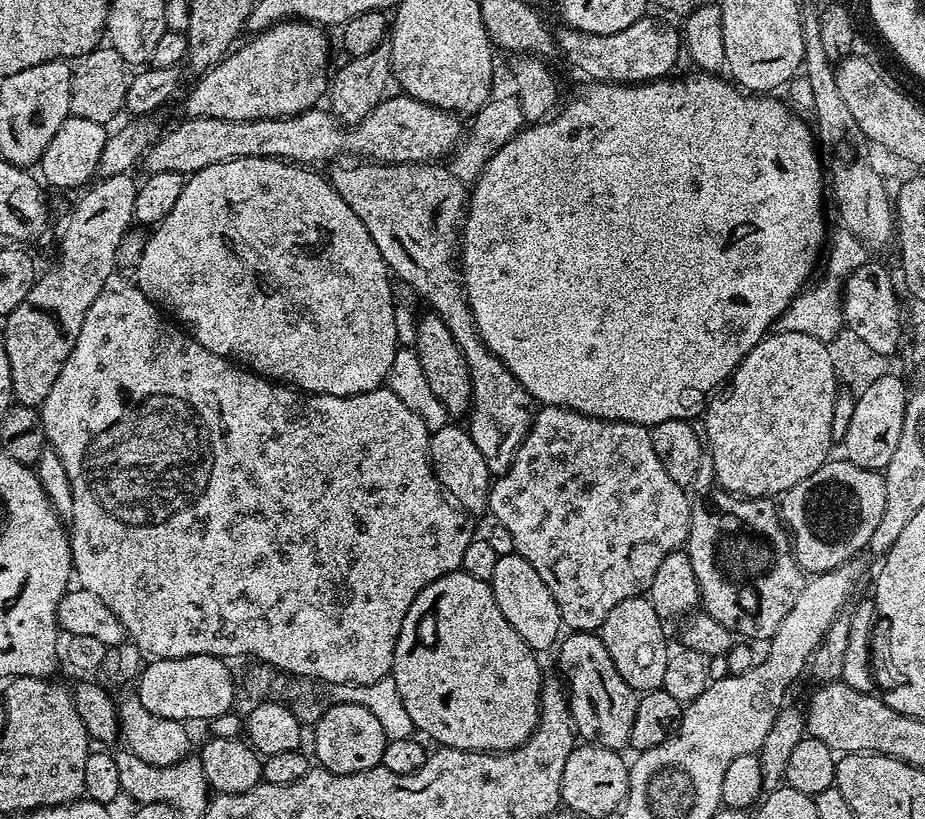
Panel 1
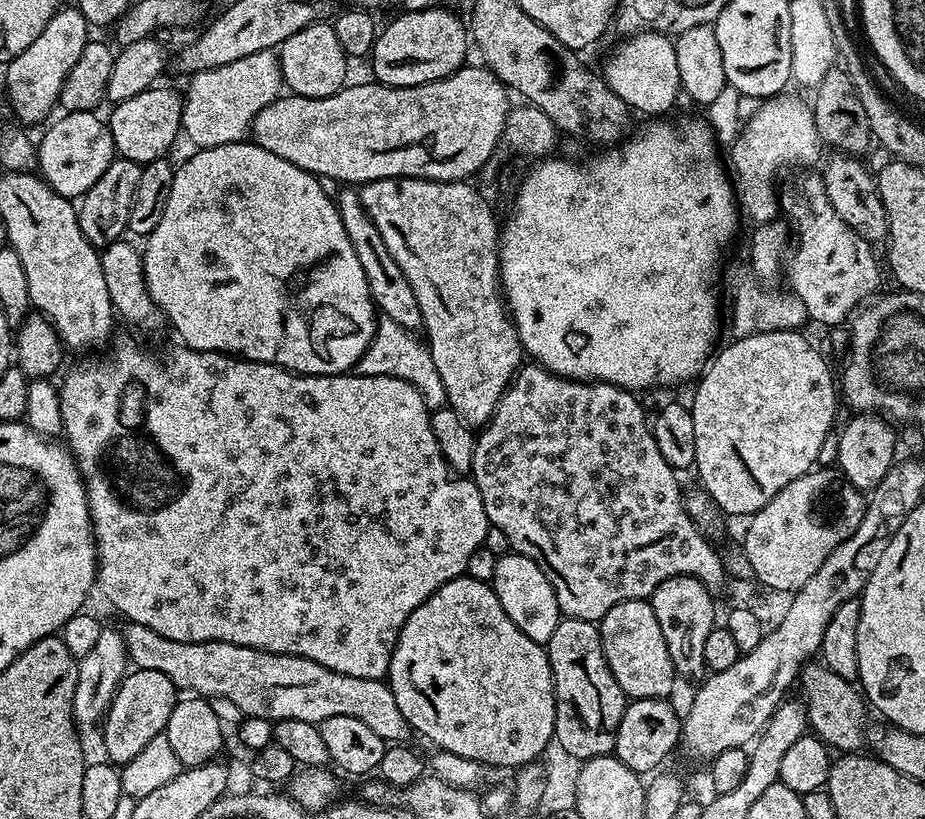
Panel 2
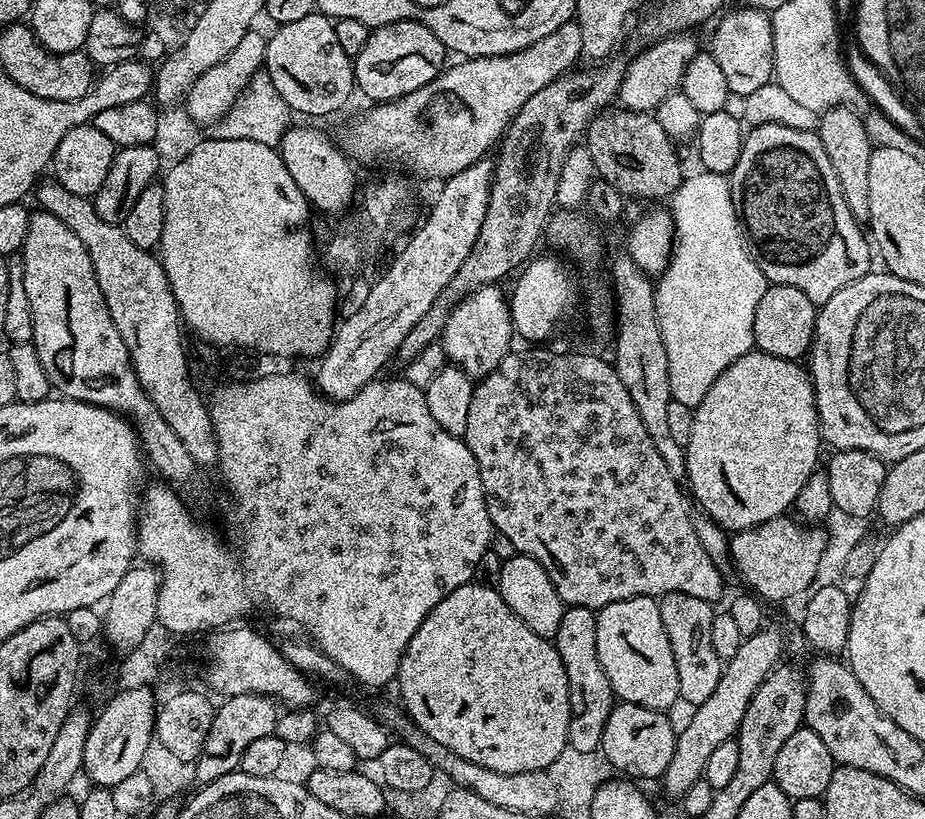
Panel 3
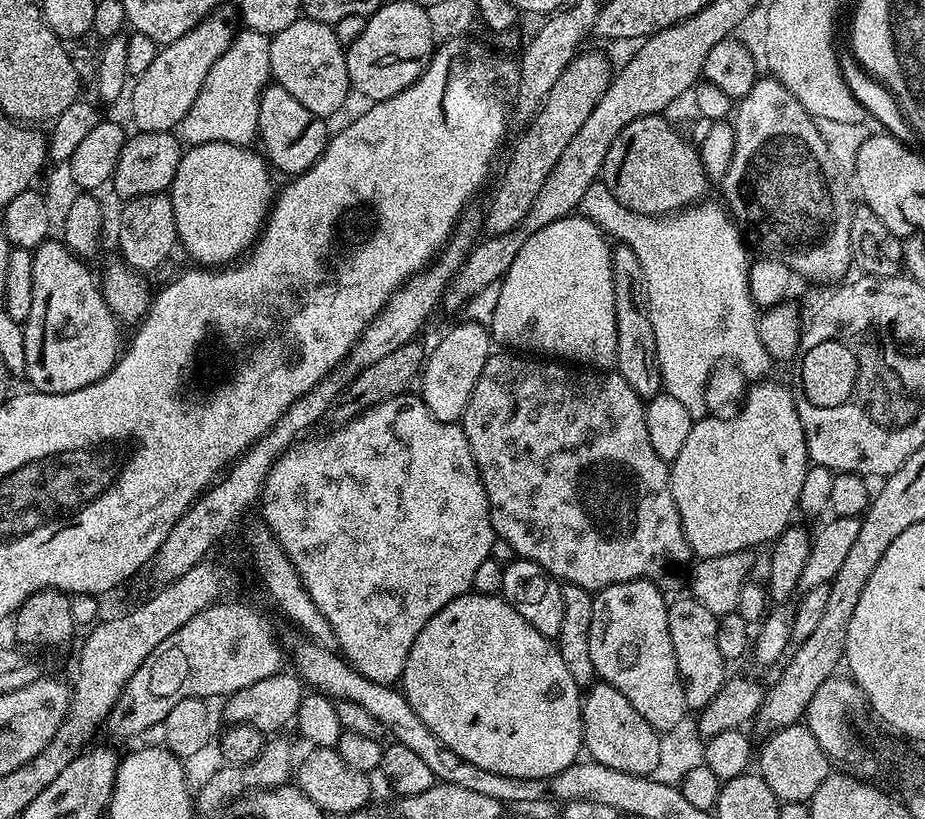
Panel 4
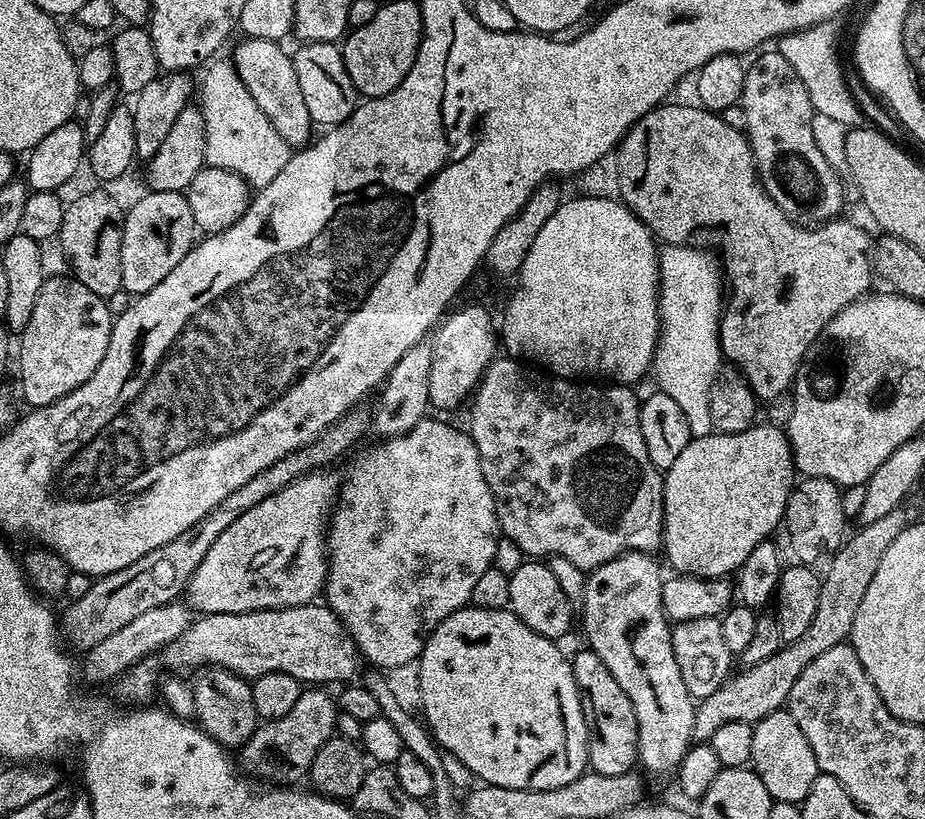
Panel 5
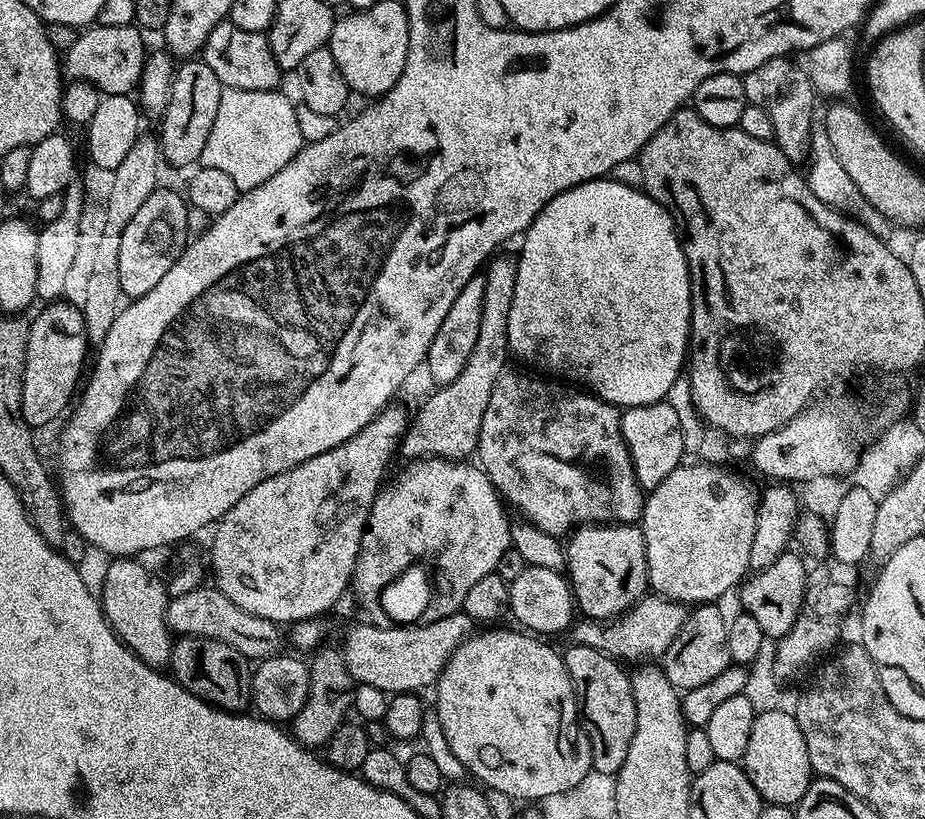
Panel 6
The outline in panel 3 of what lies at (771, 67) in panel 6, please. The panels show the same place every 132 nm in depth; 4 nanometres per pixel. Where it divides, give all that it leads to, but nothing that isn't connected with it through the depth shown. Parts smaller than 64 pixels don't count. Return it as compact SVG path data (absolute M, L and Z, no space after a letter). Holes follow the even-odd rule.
M768 126L763 131L749 131L743 137L741 156L730 173L730 179L734 206L742 217L749 249L769 285L794 286L802 290L810 302L819 306L834 298L838 290L868 275L873 267L872 256L874 260L869 237L852 216L846 198L843 197L838 174L834 172L815 131L779 126Z

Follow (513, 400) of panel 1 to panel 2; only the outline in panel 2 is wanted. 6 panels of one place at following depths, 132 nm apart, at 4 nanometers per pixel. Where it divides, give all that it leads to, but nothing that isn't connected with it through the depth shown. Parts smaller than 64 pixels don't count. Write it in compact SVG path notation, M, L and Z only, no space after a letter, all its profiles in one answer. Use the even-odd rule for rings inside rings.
M409 176L398 178L382 178L359 189L360 201L365 210L370 214L374 226L378 226L378 234L382 234L382 242L386 242L386 250L390 250L390 258L398 262L402 274L406 274L406 282L410 282L410 290L414 290L414 298L418 298L418 310L422 310L422 328L428 331L426 345L433 356L438 375L442 378L447 396L447 407L452 408L470 426L483 426L488 423L494 414L502 394L508 389L508 385L516 378L517 372L522 367L522 361L526 353L520 344L518 330L512 324L512 318L508 314L500 287L500 245L498 243L498 220L488 205L488 200L476 188L471 188L471 183L462 180L419 180Z

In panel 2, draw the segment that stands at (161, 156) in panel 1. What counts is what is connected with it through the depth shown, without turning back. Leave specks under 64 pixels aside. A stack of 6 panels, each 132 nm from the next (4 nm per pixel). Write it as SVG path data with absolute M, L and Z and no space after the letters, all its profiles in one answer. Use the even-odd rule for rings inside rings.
M465 66L446 78L438 78L434 82L426 82L418 86L406 86L405 88L392 88L389 84L379 82L371 82L372 84L353 84L352 82L330 97L314 98L295 94L281 94L272 104L266 106L257 114L251 126L250 140L251 143L262 146L262 150L270 150L270 154L278 154L278 158L286 158L286 162L306 170L312 176L323 178L325 181L341 180L344 186L363 186L382 178L398 178L399 176L409 176L410 178L419 178L419 180L467 181L472 178L468 176L474 175L475 172L477 175L484 165L497 155L500 147L500 135L504 132L504 123L508 120L510 107L510 101L508 101L508 96L510 97L509 89L489 68L486 66L479 67Z

